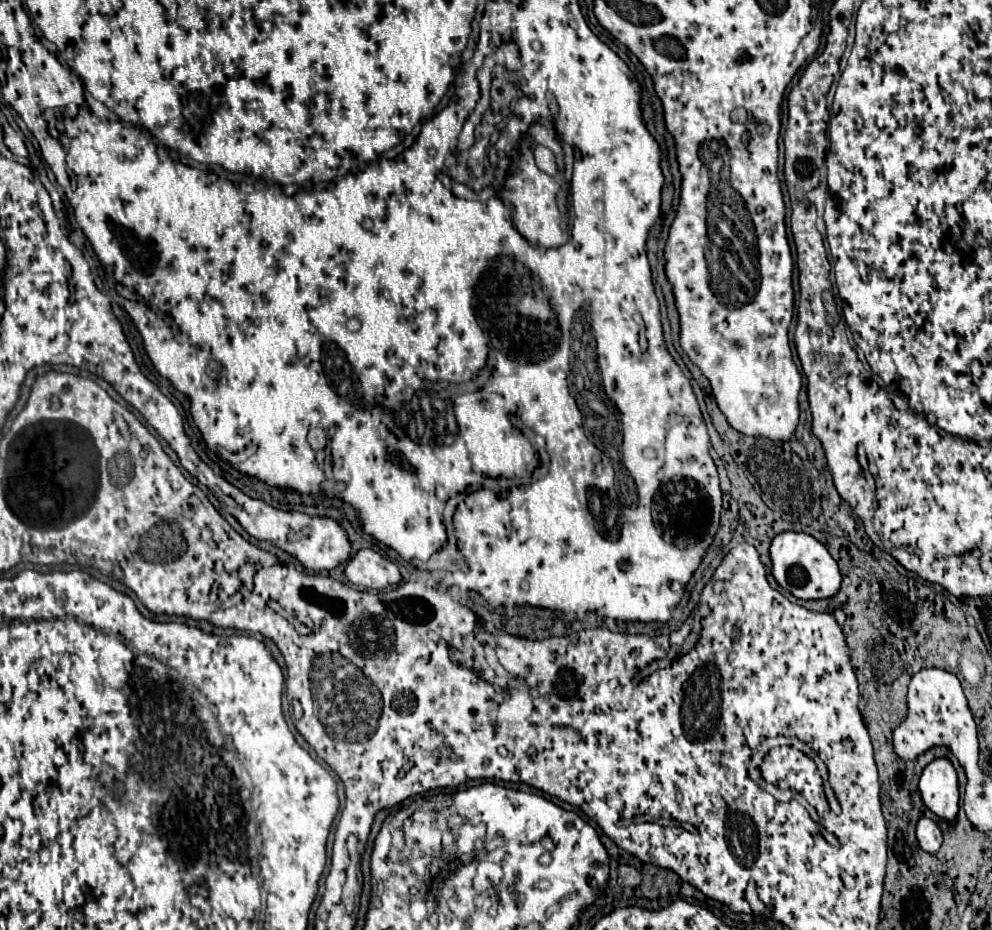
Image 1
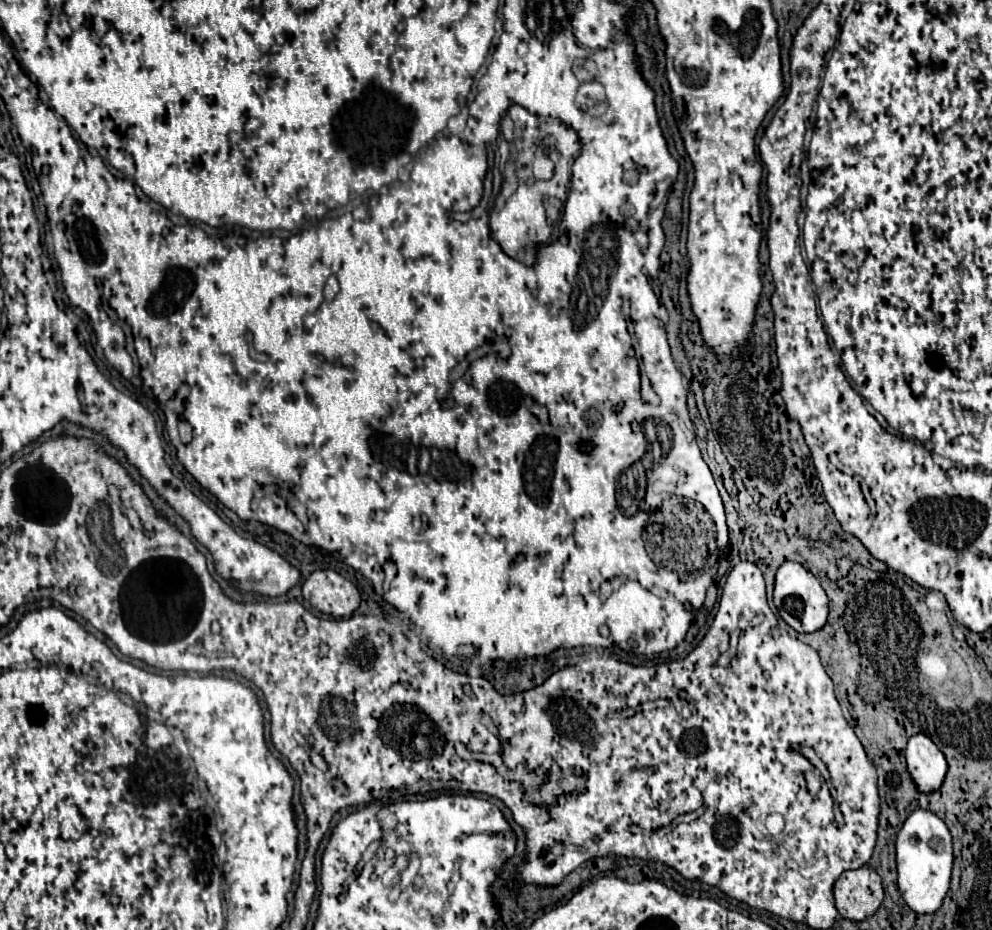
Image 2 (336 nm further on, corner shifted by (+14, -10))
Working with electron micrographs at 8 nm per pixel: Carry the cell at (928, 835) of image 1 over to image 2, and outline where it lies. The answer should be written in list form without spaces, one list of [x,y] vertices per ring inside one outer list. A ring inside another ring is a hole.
[[[914,810],[896,838],[898,890],[916,914],[934,914],[950,888],[952,876],[952,836],[948,826],[930,810]]]

